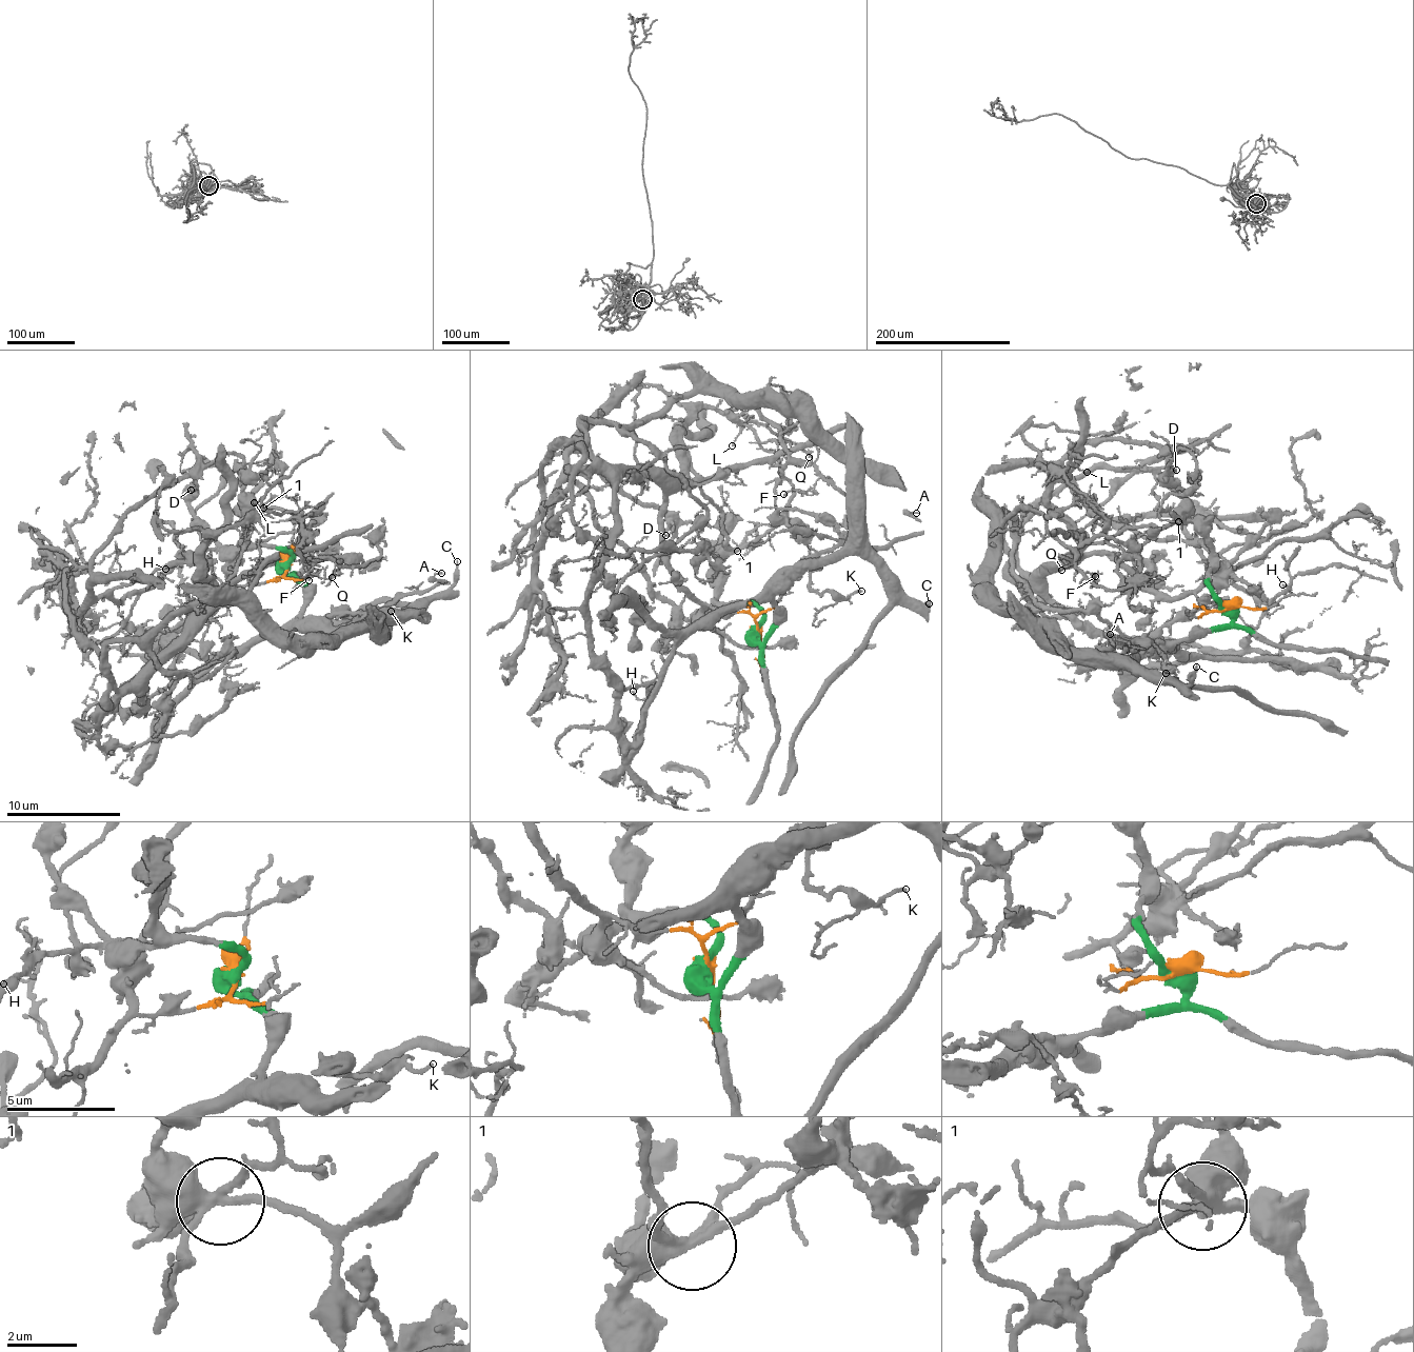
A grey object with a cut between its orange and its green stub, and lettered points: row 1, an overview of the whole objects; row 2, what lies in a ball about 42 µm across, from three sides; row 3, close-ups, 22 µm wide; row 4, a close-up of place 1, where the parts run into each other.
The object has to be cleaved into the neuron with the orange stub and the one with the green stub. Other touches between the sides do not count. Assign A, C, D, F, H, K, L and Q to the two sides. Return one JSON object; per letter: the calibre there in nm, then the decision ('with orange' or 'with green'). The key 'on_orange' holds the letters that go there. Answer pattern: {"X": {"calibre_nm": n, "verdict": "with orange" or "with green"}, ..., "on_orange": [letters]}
{"A": {"calibre_nm": 90, "verdict": "with green"}, "C": {"calibre_nm": 240, "verdict": "with green"}, "D": {"calibre_nm": 150, "verdict": "with green"}, "F": {"calibre_nm": 110, "verdict": "with green"}, "H": {"calibre_nm": 120, "verdict": "with orange"}, "K": {"calibre_nm": 140, "verdict": "with green"}, "L": {"calibre_nm": 110, "verdict": "with orange"}, "Q": {"calibre_nm": 110, "verdict": "with green"}, "on_orange": ["H", "L"]}

